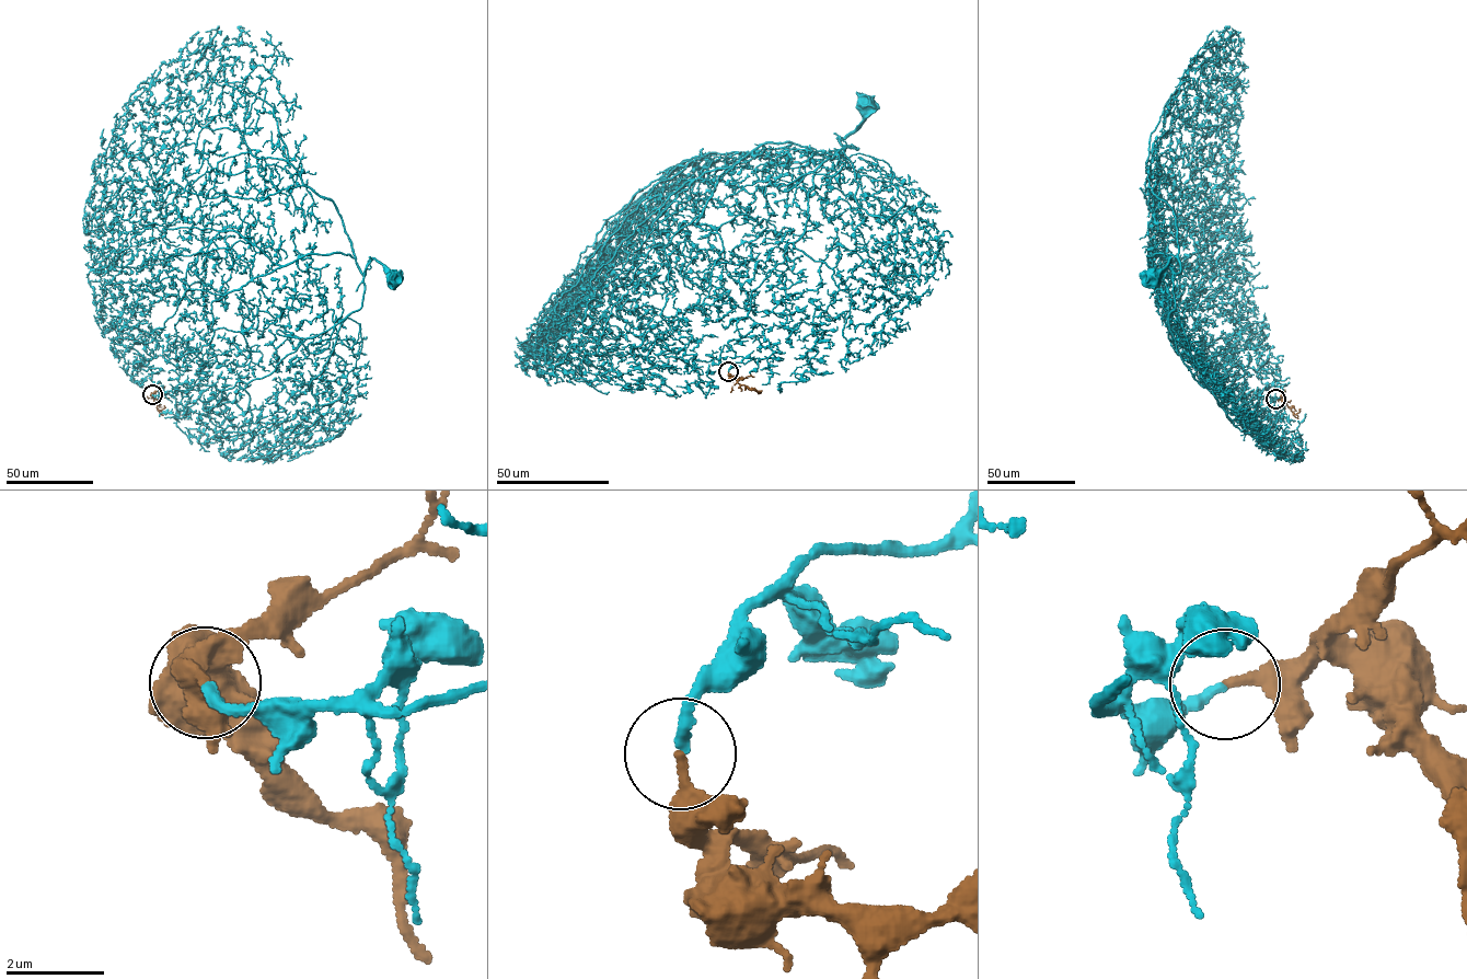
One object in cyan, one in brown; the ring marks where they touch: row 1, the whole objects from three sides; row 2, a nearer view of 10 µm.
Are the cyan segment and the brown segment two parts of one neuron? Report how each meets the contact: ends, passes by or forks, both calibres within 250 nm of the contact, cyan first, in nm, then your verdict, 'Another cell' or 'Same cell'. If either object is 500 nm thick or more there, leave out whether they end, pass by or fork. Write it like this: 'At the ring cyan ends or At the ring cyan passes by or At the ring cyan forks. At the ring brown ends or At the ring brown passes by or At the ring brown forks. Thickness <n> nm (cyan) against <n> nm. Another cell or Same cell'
At the ring cyan ends. At the ring brown ends. Thickness 220 nm (cyan) against 200 nm. Same cell

